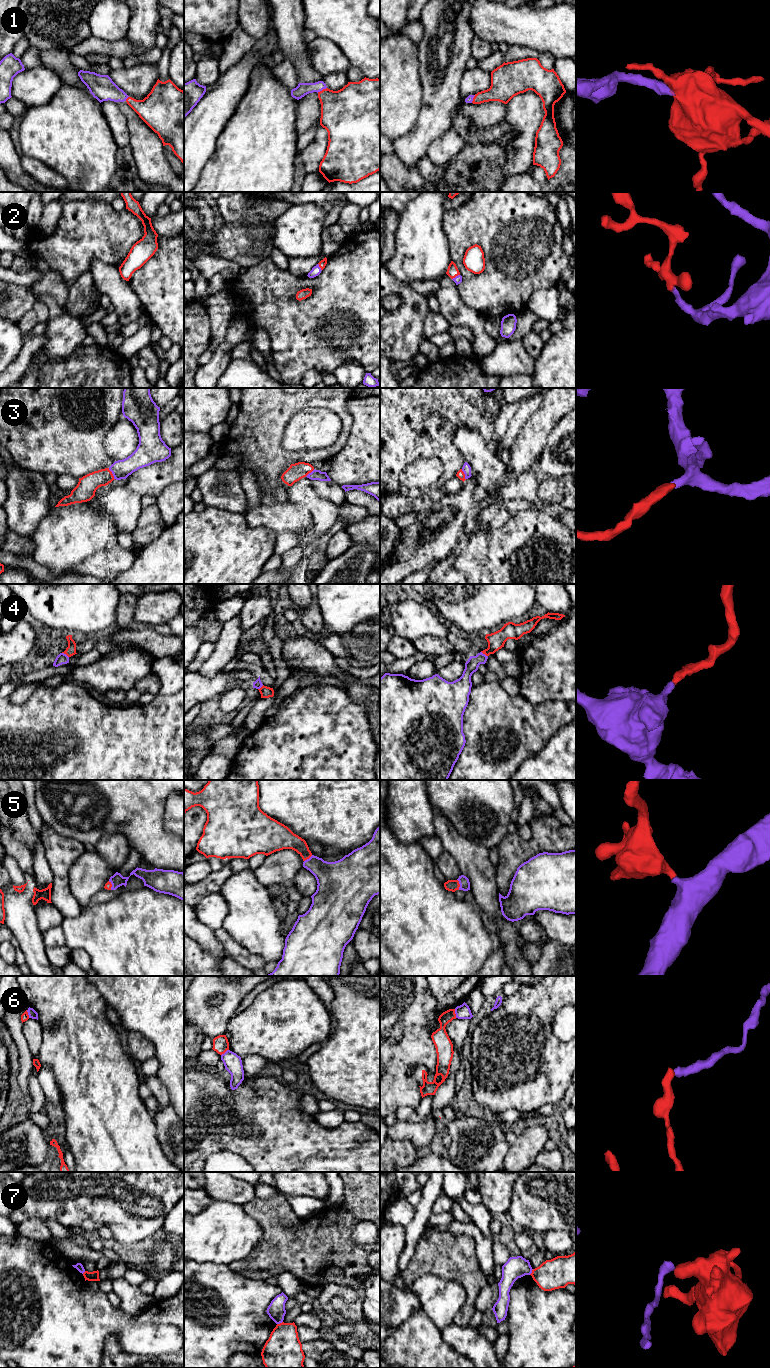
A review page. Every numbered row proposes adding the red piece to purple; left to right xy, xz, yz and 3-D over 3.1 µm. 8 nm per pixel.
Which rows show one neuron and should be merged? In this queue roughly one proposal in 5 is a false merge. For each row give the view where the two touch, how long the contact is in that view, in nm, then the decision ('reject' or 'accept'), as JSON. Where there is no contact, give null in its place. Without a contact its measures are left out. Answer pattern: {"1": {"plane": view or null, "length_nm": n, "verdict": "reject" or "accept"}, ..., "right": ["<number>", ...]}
{"1": {"plane": "xz", "length_nm": 90, "verdict": "accept"}, "2": {"plane": "yz", "length_nm": 80, "verdict": "accept"}, "3": {"plane": "xy", "length_nm": 110, "verdict": "accept"}, "4": {"plane": "xy", "length_nm": 70, "verdict": "accept"}, "5": {"plane": "yz", "length_nm": 90, "verdict": "accept"}, "6": {"plane": "yz", "length_nm": 70, "verdict": "reject"}, "7": {"plane": "xz", "length_nm": 50, "verdict": "reject"}, "right": ["1", "2", "3", "4", "5"]}

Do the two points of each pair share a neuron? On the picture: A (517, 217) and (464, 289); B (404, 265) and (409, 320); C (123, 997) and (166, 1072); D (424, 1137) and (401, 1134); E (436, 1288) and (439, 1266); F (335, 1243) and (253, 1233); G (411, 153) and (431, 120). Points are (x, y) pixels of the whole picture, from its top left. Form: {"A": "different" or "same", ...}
{"A": "same", "B": "different", "C": "same", "D": "same", "E": "different", "F": "different", "G": "same"}

